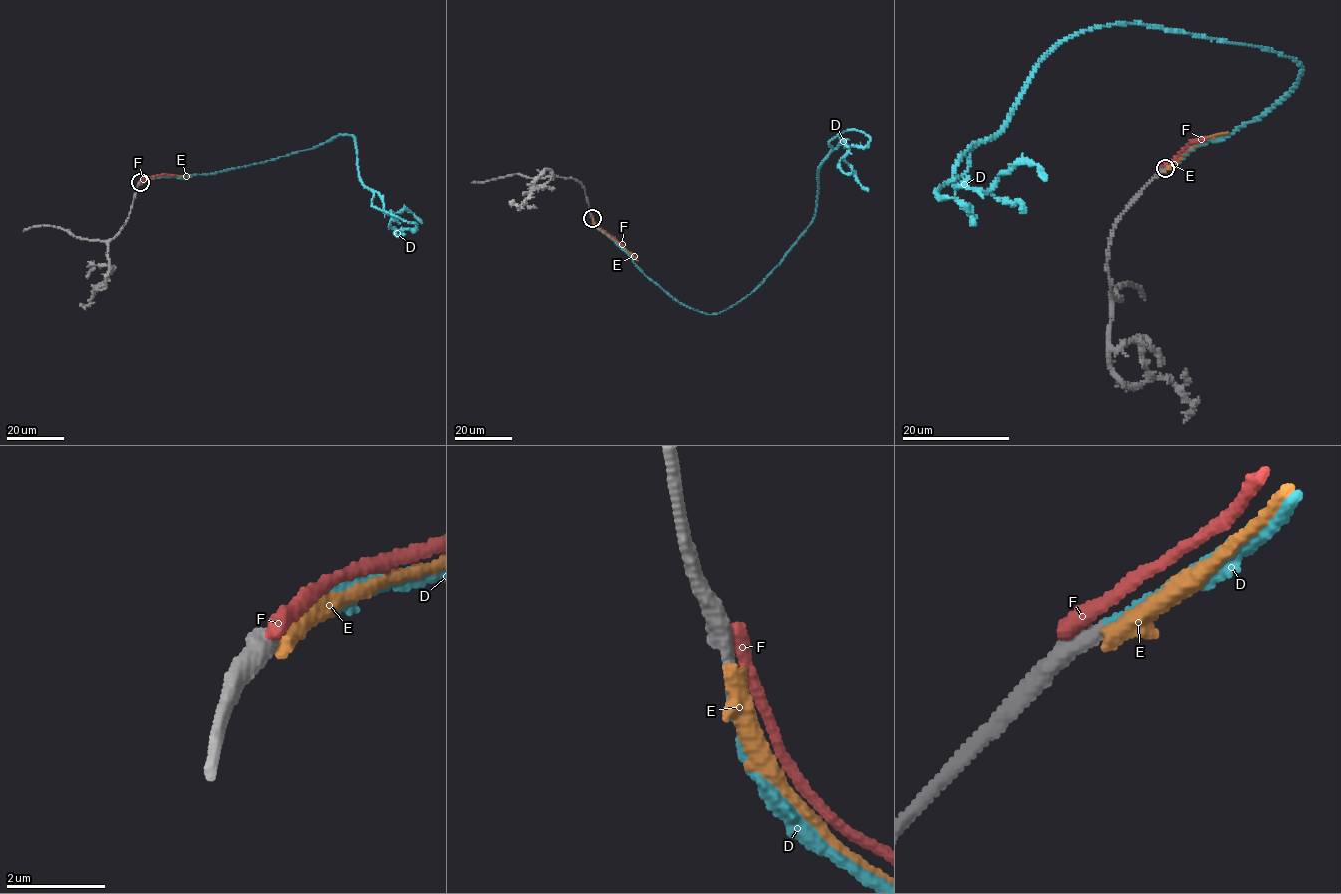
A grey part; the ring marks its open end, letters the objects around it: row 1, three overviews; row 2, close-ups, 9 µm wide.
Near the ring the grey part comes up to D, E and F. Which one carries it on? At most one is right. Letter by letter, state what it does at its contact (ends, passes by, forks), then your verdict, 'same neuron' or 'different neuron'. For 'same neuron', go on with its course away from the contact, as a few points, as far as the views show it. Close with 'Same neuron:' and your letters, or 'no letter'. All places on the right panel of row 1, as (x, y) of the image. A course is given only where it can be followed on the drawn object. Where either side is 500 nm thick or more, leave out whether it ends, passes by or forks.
D: it ends; same neuron; course (1164, 168), (1257, 119), (1302, 68), (1135, 23), (1070, 36), (939, 186), (975, 225)
E: it ends; different neuron
F: it ends; different neuron
Same neuron: D

